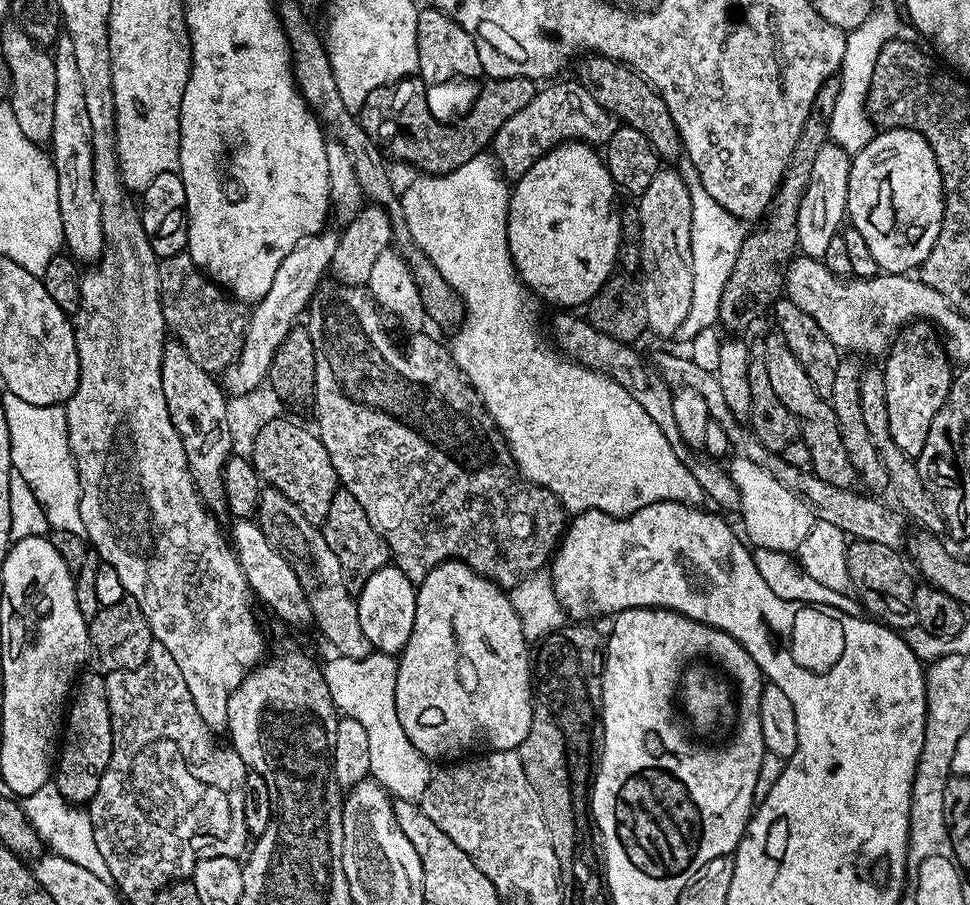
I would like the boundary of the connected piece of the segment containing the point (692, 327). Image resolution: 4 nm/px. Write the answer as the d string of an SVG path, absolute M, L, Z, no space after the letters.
M684 158L679 164L680 177L690 190L690 254L694 270L694 294L690 298L690 310L682 326L678 326L675 339L692 342L698 334L719 321L718 302L722 302L722 290L726 290L730 270L734 270L736 256L746 235L746 224L730 214L726 206L718 206L718 202L714 202L714 197L706 191L706 186L702 186L702 178L698 178L698 170L694 170L690 161Z

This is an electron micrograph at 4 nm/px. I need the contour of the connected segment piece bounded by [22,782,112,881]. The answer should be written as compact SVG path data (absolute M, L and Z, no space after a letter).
M55 783L44 784L42 790L34 790L34 794L23 797L22 807L26 818L32 823L32 829L40 835L41 841L47 847L48 844L52 847L49 849L55 855L70 862L78 862L78 866L90 870L90 874L98 874L100 880L112 880L102 854L98 854L98 846L94 842L94 830L87 811L83 807L69 804L68 799L56 789Z

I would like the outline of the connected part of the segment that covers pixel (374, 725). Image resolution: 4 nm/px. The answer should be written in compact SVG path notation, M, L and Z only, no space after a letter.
M373 651L371 656L362 658L346 658L333 655L328 665L324 664L322 671L326 678L326 686L330 690L330 698L334 706L345 716L358 718L362 727L370 738L370 776L377 780L388 792L389 797L397 800L419 801L420 795L426 790L430 782L433 769L427 756L423 756L419 750L406 738L406 730L402 730L402 722L398 722L398 710L396 709L396 665L395 655L386 652Z

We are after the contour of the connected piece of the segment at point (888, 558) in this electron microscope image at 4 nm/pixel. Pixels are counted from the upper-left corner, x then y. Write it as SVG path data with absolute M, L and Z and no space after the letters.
M853 539L848 546L848 569L850 582L861 605L867 611L869 608L872 611L869 613L880 623L903 630L916 624L914 594L918 584L916 580L912 581L914 572L909 561L905 557L904 561L899 554L897 549L879 542Z

